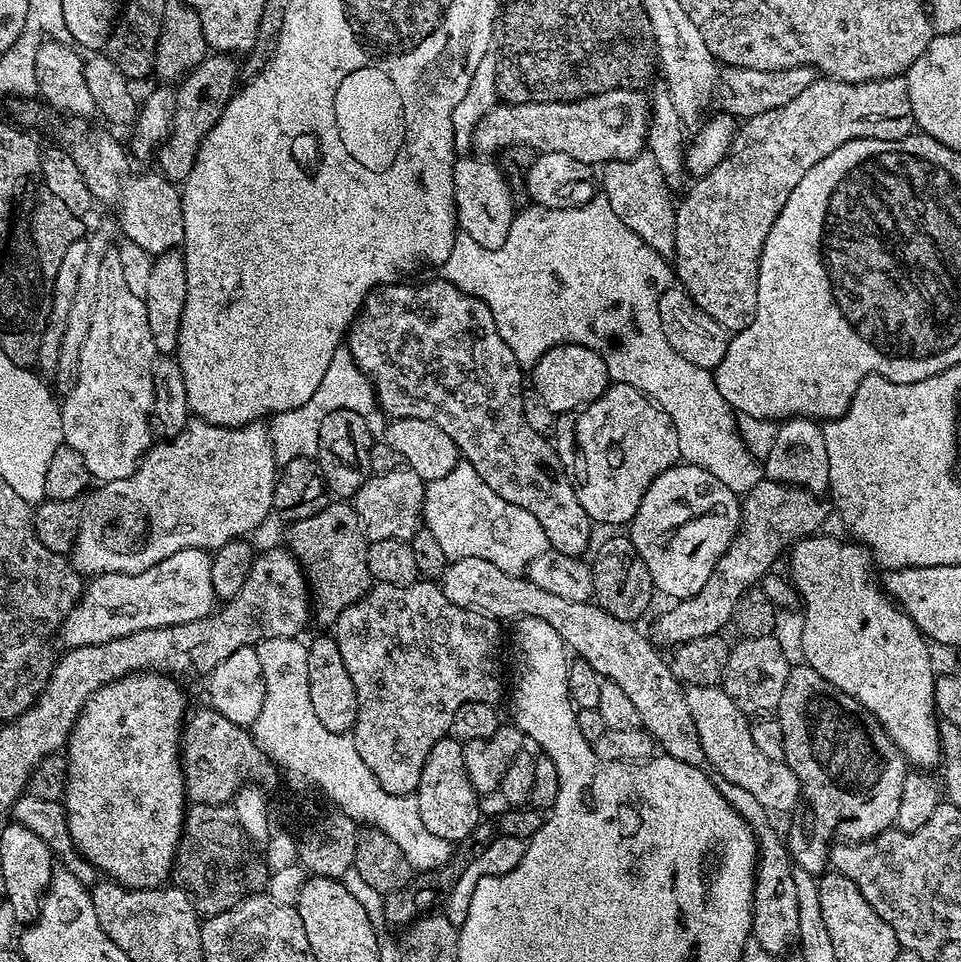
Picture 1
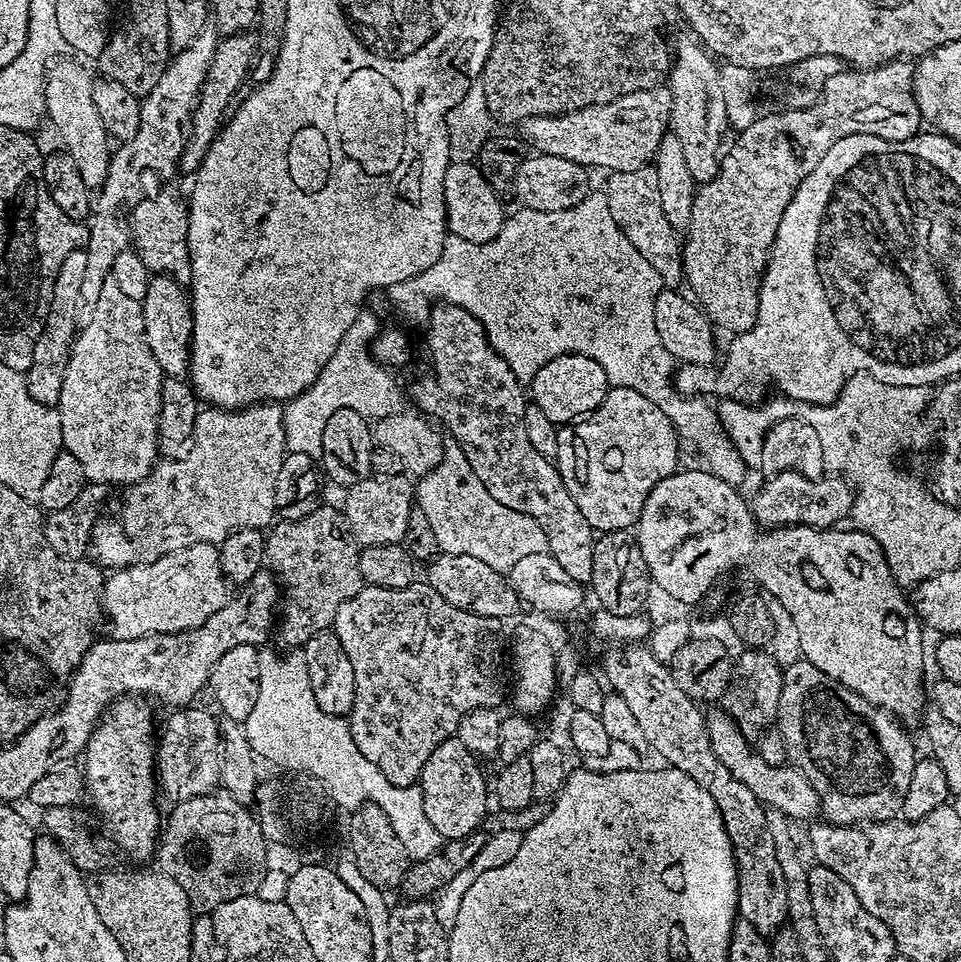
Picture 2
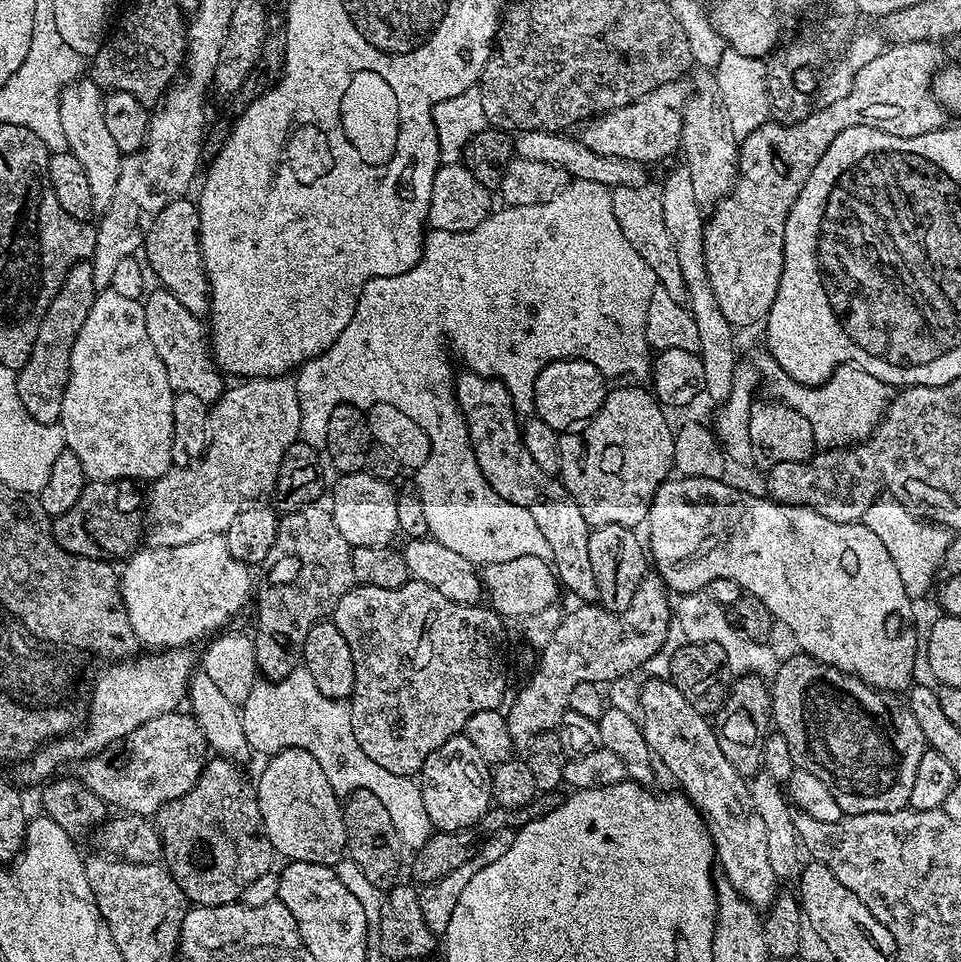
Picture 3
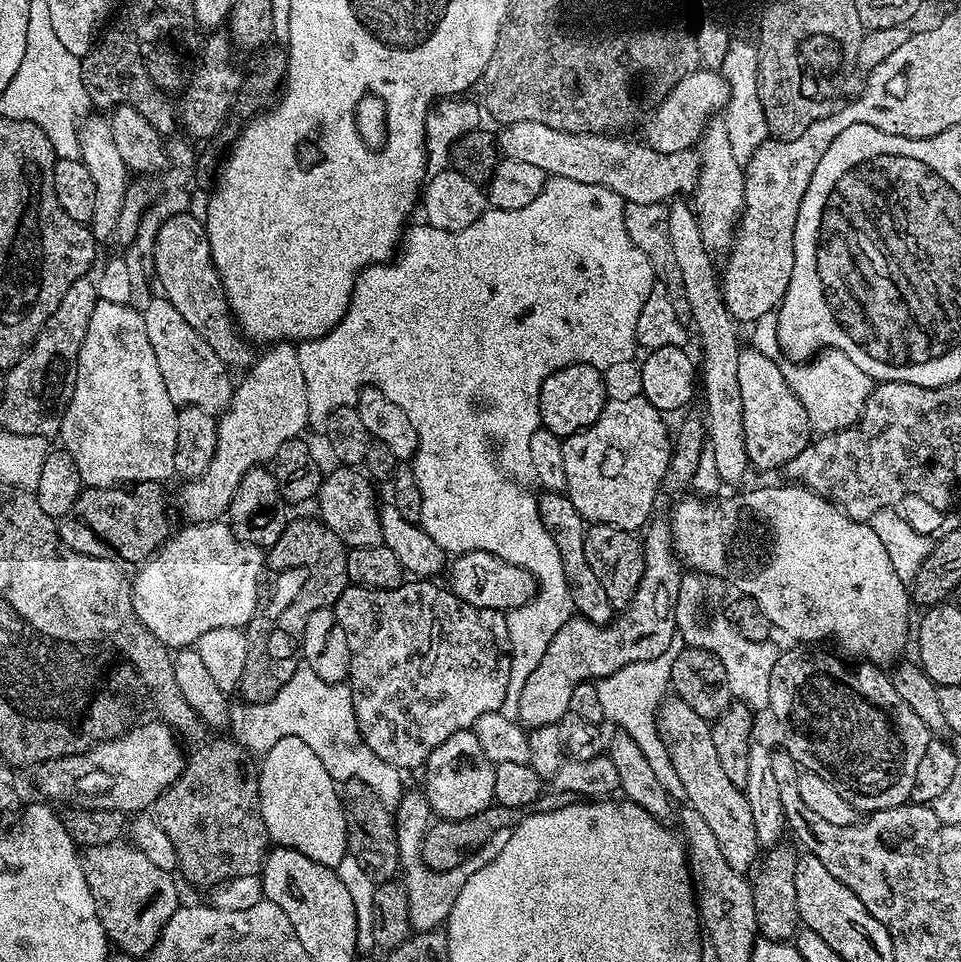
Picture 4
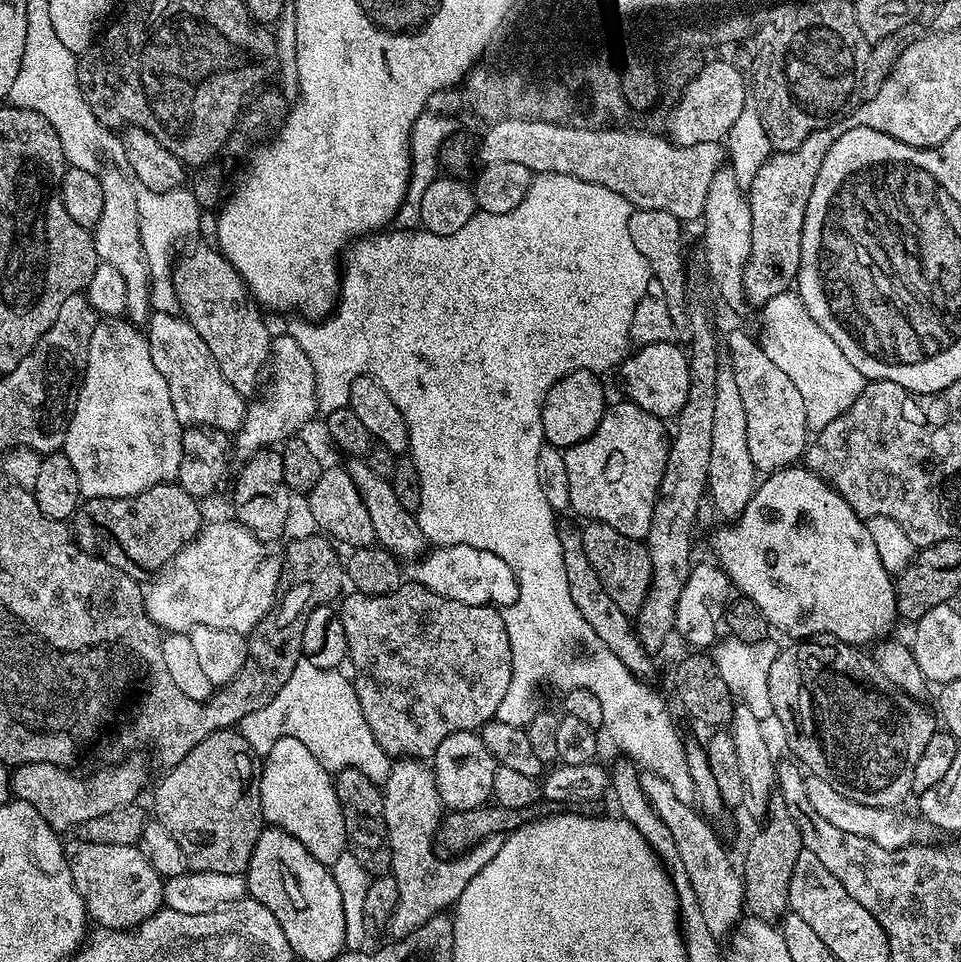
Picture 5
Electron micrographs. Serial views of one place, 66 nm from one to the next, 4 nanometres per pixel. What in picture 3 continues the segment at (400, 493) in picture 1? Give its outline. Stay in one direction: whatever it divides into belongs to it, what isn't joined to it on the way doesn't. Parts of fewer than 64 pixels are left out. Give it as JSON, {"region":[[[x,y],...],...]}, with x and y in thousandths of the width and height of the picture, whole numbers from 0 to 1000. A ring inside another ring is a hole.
{"region":[[[382,489],[364,491],[353,496],[354,500],[350,503],[350,508],[345,511],[345,524],[343,531],[348,538],[348,545],[356,554],[356,559],[360,559],[363,568],[376,570],[377,568],[404,568],[409,564],[408,561],[414,557],[416,548],[414,538],[416,537],[416,522],[413,508],[408,508],[409,504],[403,499],[387,494]]]}

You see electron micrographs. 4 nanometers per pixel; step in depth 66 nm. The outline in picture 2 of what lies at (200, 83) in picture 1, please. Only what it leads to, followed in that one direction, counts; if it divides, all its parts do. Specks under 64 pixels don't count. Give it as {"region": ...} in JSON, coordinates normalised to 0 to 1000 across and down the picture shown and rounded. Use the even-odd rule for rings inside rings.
{"region":[[[261,32],[237,35],[226,41],[216,79],[210,85],[208,102],[204,105],[204,113],[200,116],[200,132],[196,134],[196,150],[191,154],[191,159],[187,161],[185,175],[188,180],[203,181],[208,175],[210,164],[214,164],[219,152],[224,148],[225,141],[247,103],[246,95],[249,94],[254,78],[264,71],[262,57],[265,54],[265,48],[266,44]]]}

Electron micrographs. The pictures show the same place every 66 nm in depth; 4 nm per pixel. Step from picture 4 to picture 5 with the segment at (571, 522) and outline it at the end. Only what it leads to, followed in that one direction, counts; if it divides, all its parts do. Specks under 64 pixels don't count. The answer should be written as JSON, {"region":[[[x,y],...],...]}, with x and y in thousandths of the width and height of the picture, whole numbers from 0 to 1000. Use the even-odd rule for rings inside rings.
{"region":[[[595,545],[582,546],[583,562],[585,563],[585,584],[589,584],[589,606],[593,608],[593,622],[597,622],[597,630],[601,630],[601,638],[614,651],[617,662],[625,665],[627,673],[637,678],[662,703],[674,705],[678,699],[678,686],[673,674],[666,667],[666,662],[659,646],[643,630],[639,630],[635,617],[626,610],[622,597],[618,597],[618,588],[614,588],[614,580],[610,580],[610,572],[606,572],[605,550]]]}

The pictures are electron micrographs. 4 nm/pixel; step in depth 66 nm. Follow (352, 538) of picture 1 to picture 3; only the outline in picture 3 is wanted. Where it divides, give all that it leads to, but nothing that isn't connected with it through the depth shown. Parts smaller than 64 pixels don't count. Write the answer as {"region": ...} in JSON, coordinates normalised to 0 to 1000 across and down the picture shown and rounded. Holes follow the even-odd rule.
{"region":[[[332,523],[311,528],[309,532],[294,533],[288,540],[285,568],[281,568],[281,576],[277,576],[274,589],[279,589],[279,603],[283,612],[271,620],[271,637],[266,640],[266,692],[275,699],[280,708],[292,707],[301,703],[307,694],[313,693],[316,681],[316,664],[318,659],[332,644],[340,644],[352,630],[352,622],[360,617],[370,607],[368,601],[368,584],[366,569],[356,559],[355,552],[348,545],[348,538],[340,527],[333,528]]]}

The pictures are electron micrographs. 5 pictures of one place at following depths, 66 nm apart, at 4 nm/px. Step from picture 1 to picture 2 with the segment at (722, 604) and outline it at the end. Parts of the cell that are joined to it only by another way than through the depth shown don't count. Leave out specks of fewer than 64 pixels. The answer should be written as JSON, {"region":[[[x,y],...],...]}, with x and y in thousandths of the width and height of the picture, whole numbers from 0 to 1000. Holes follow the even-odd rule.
{"region":[[[811,491],[798,496],[796,503],[780,516],[783,538],[798,551],[804,547],[838,545],[844,549],[868,549],[887,530],[887,504],[870,493],[858,493],[849,499],[829,491]]]}

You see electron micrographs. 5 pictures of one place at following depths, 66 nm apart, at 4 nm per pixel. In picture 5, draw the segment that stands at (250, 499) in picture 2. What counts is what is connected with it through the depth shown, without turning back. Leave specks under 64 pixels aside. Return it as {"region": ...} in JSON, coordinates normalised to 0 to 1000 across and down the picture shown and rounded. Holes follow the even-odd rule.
{"region":[[[284,348],[281,391],[282,387],[283,400],[279,403],[279,412],[257,421],[252,443],[243,451],[243,470],[250,476],[263,474],[273,466],[287,464],[294,453],[306,452],[315,441],[324,439],[325,431],[330,431],[327,379],[323,372],[318,372],[318,364],[314,364],[304,349]]]}

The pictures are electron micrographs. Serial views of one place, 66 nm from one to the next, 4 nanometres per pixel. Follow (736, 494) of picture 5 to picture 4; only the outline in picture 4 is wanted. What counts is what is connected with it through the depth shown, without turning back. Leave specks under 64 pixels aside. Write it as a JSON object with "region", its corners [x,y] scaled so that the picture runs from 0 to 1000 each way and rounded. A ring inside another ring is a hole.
{"region":[[[704,206],[694,213],[695,218],[695,230],[697,231],[697,256],[701,260],[701,272],[706,272],[706,281],[710,281],[710,297],[714,301],[714,314],[718,314],[718,326],[720,332],[718,334],[719,340],[722,342],[724,340],[724,345],[728,348],[728,362],[733,365],[733,383],[730,378],[730,410],[733,405],[733,420],[737,423],[737,432],[735,431],[735,457],[739,463],[739,478],[741,474],[741,482],[745,485],[745,491],[754,499],[758,503],[766,503],[770,498],[773,497],[777,491],[780,491],[780,483],[778,480],[778,473],[776,472],[776,455],[774,454],[774,444],[772,443],[772,405],[768,405],[768,368],[770,367],[772,361],[772,354],[770,354],[770,349],[766,346],[766,341],[768,341],[767,334],[762,332],[760,322],[755,318],[753,313],[753,305],[751,302],[751,291],[747,286],[747,279],[741,275],[741,270],[743,270],[742,263],[735,260],[735,252],[730,252],[730,239],[726,239],[726,231],[724,230],[723,219],[715,207]]]}

